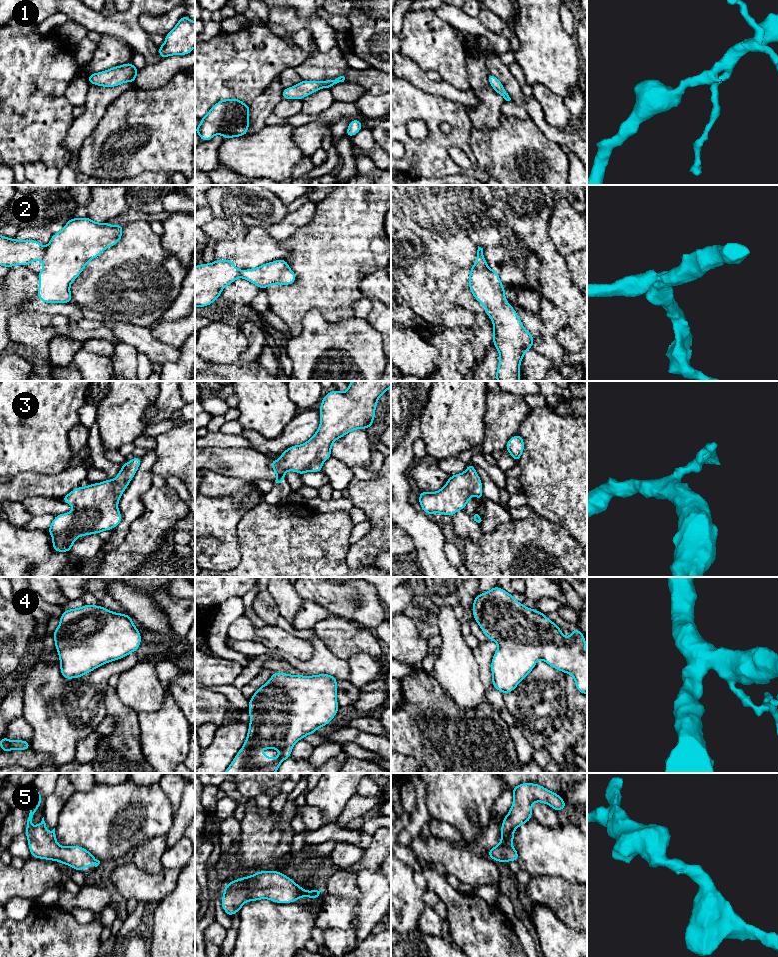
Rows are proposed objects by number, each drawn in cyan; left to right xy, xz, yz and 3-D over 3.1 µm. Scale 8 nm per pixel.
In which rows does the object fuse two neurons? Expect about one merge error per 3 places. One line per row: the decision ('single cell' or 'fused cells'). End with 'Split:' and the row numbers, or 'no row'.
1: single cell
2: fused cells
3: single cell
4: single cell
5: single cell
Split: 2

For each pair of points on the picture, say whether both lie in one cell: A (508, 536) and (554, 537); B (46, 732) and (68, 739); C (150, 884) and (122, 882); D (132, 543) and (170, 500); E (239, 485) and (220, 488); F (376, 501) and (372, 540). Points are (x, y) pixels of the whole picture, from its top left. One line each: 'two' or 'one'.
A: one
B: one
C: one
D: one
E: one
F: one

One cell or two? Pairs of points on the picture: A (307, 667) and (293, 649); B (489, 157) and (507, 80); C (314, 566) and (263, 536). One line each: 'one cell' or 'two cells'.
A: two cells
B: two cells
C: one cell

